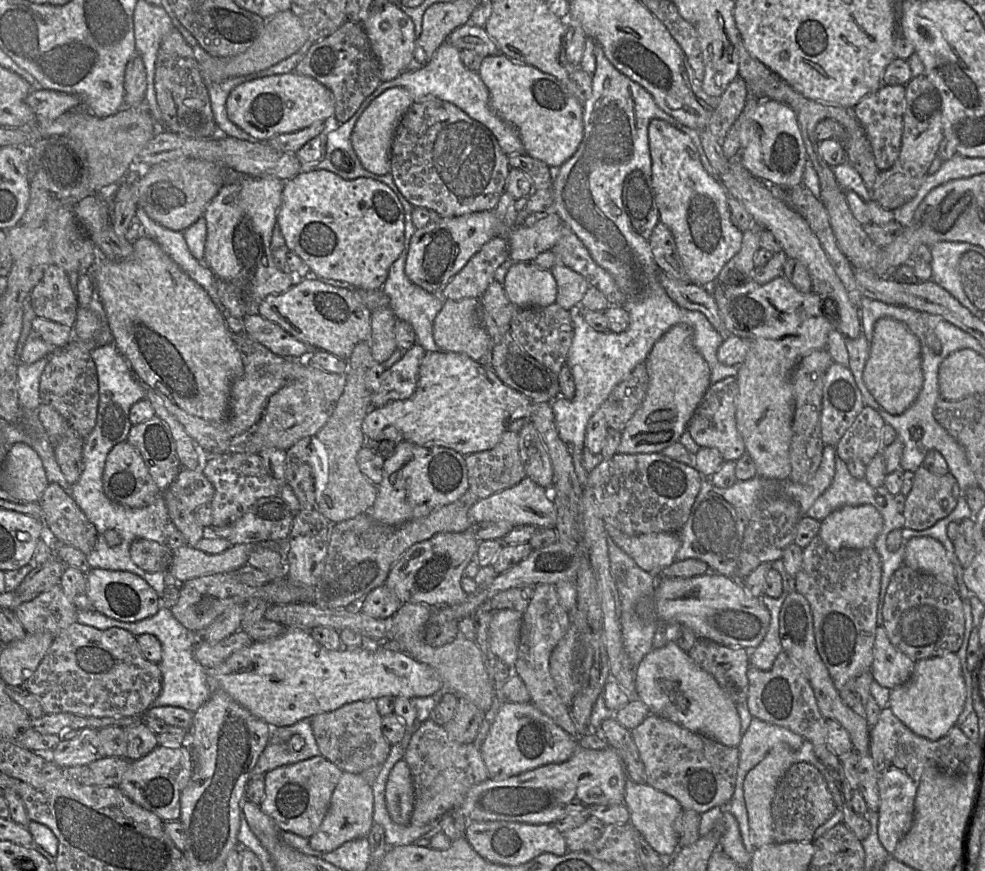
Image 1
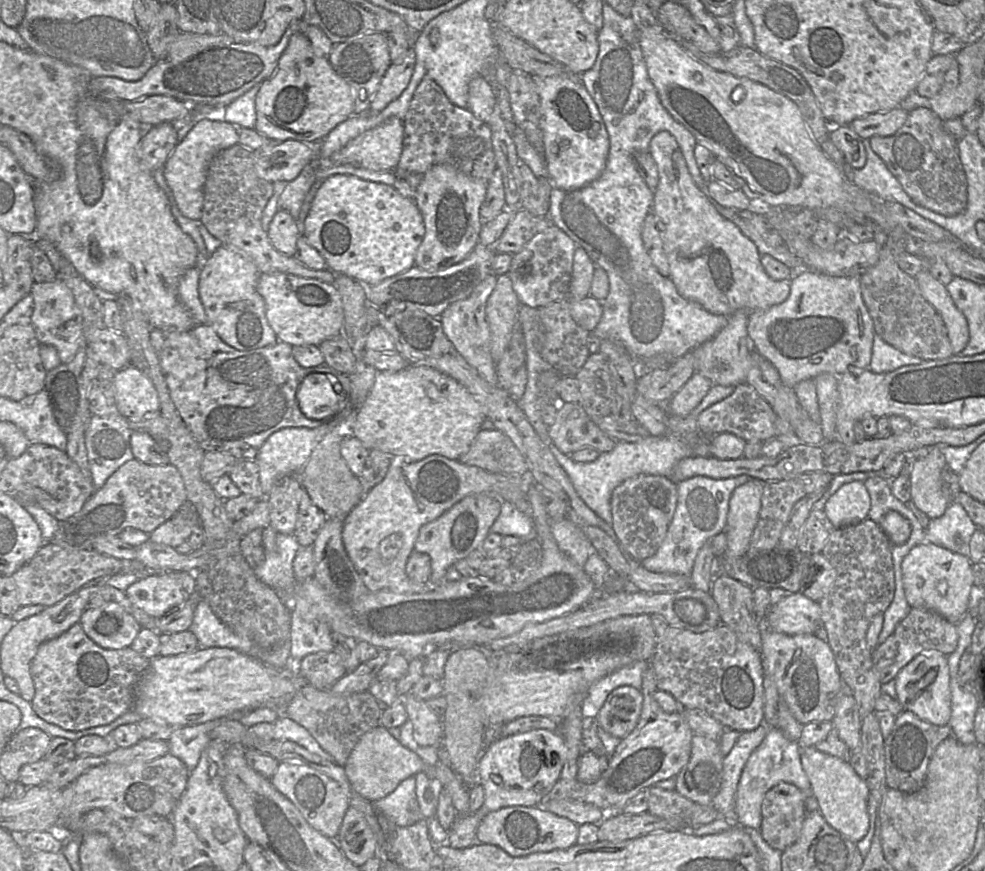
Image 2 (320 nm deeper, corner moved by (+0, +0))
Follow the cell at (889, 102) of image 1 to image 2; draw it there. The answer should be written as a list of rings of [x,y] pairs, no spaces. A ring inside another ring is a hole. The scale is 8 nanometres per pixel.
[[[916,108],[908,113],[905,124],[892,136],[873,136],[871,149],[886,164],[912,201],[944,216],[955,216],[967,206],[967,179],[959,157],[958,140],[944,130],[944,122],[930,108]]]

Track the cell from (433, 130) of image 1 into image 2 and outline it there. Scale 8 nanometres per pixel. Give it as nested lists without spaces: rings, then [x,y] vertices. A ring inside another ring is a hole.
[[[423,79],[419,83],[403,123],[403,149],[395,169],[396,177],[425,174],[437,164],[452,165],[485,181],[492,177],[497,166],[489,125],[476,118],[468,108],[453,104],[433,79]]]

